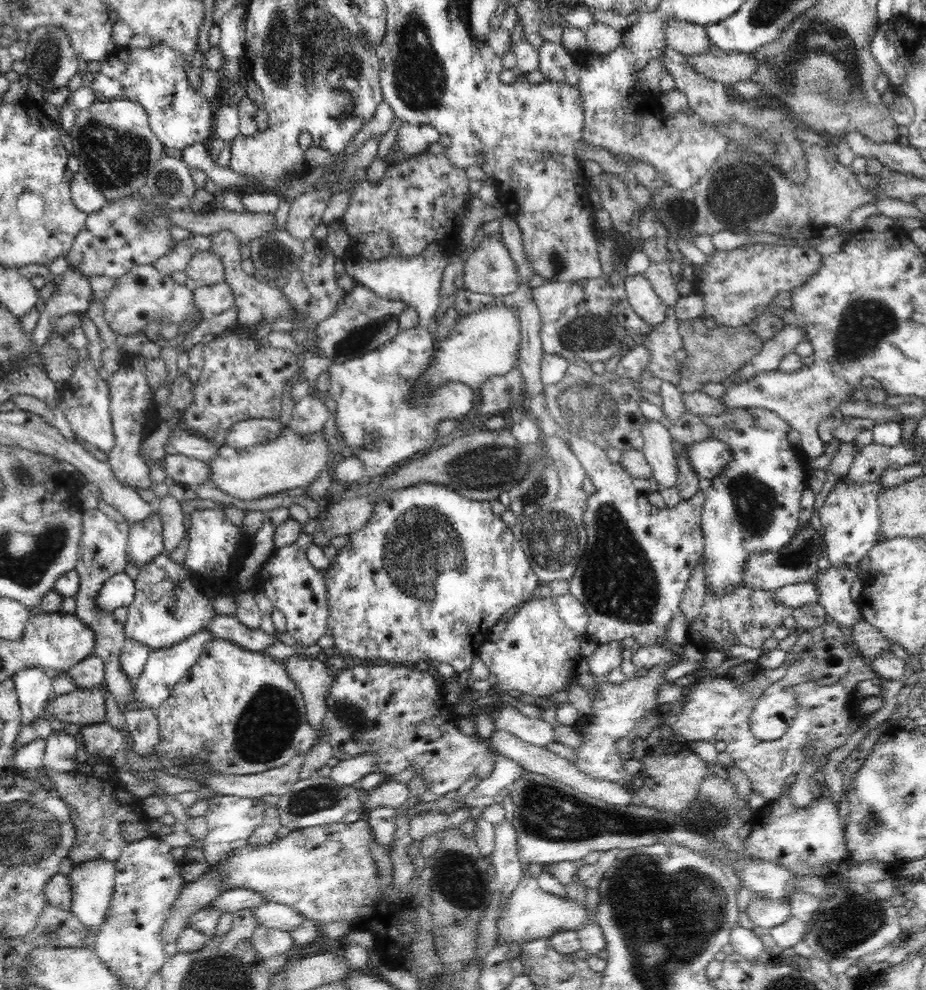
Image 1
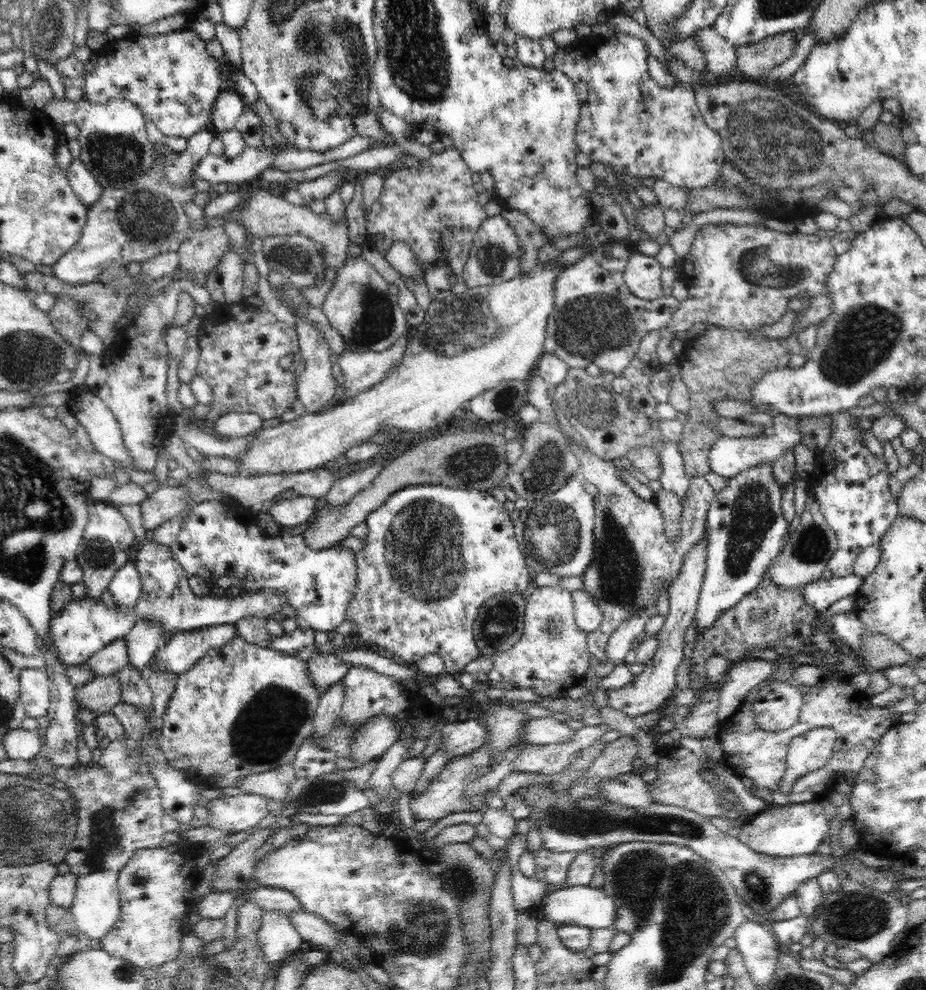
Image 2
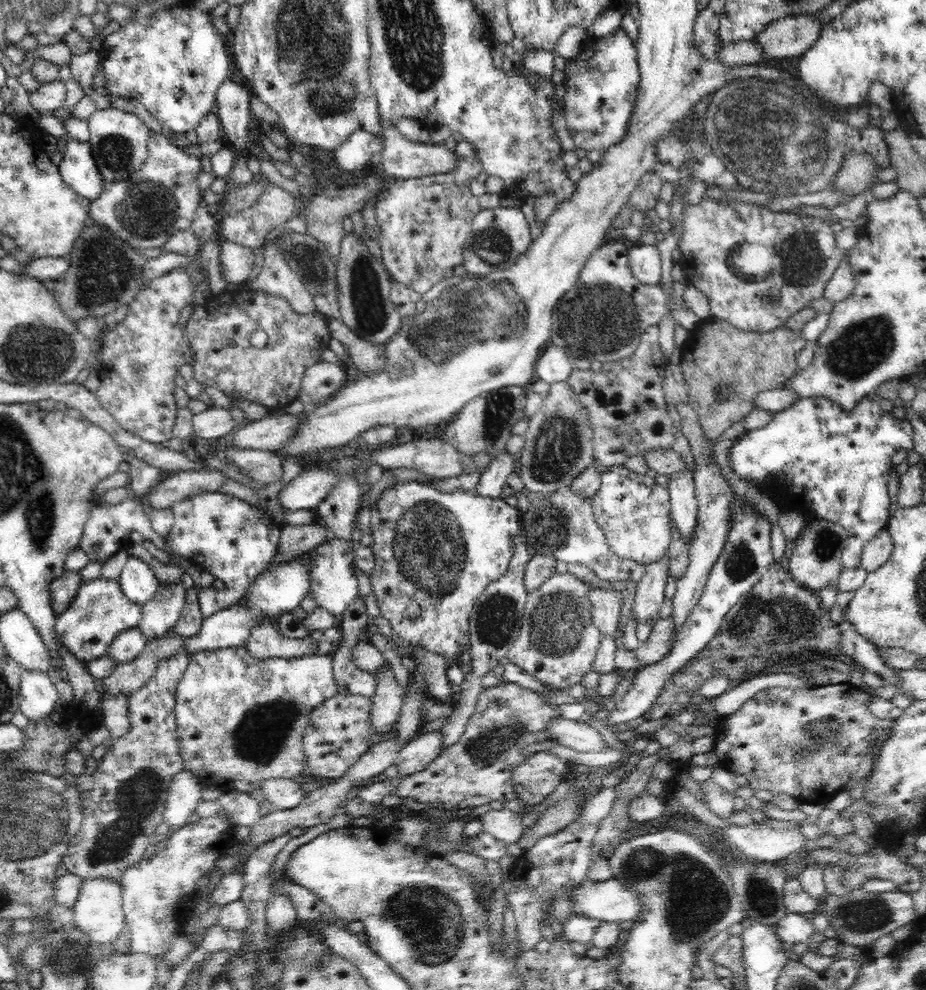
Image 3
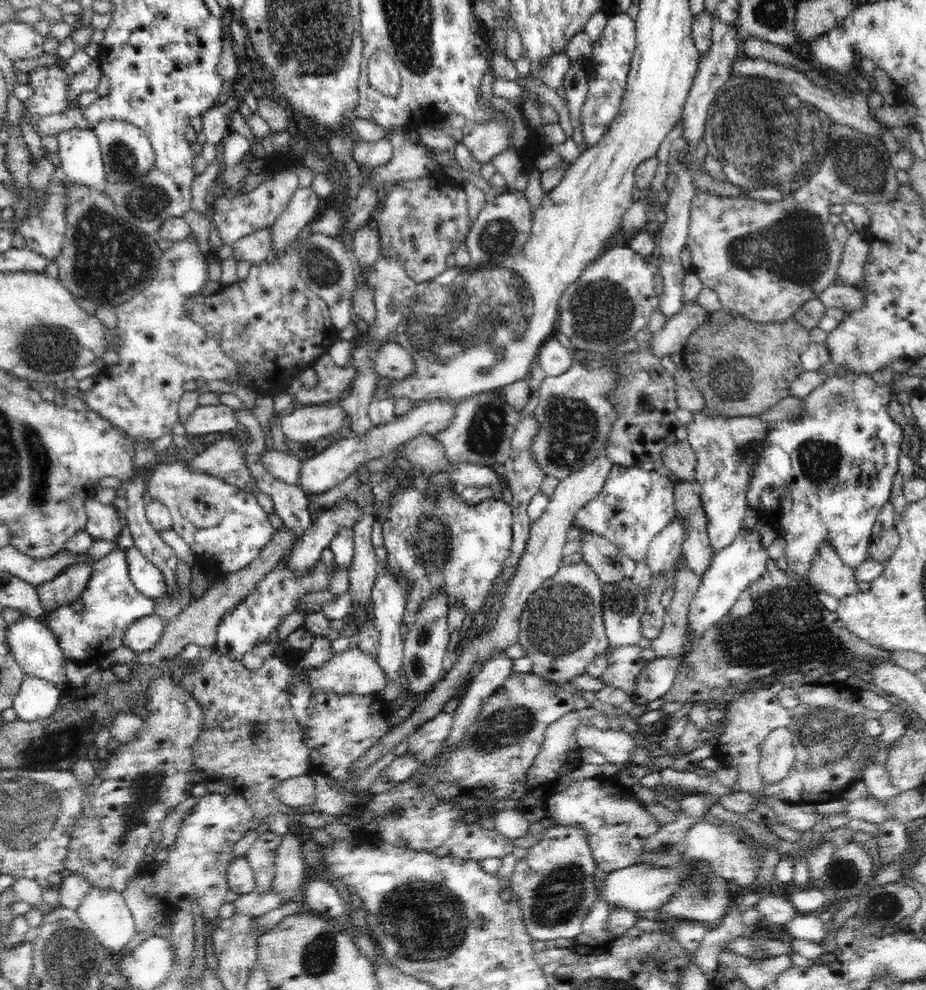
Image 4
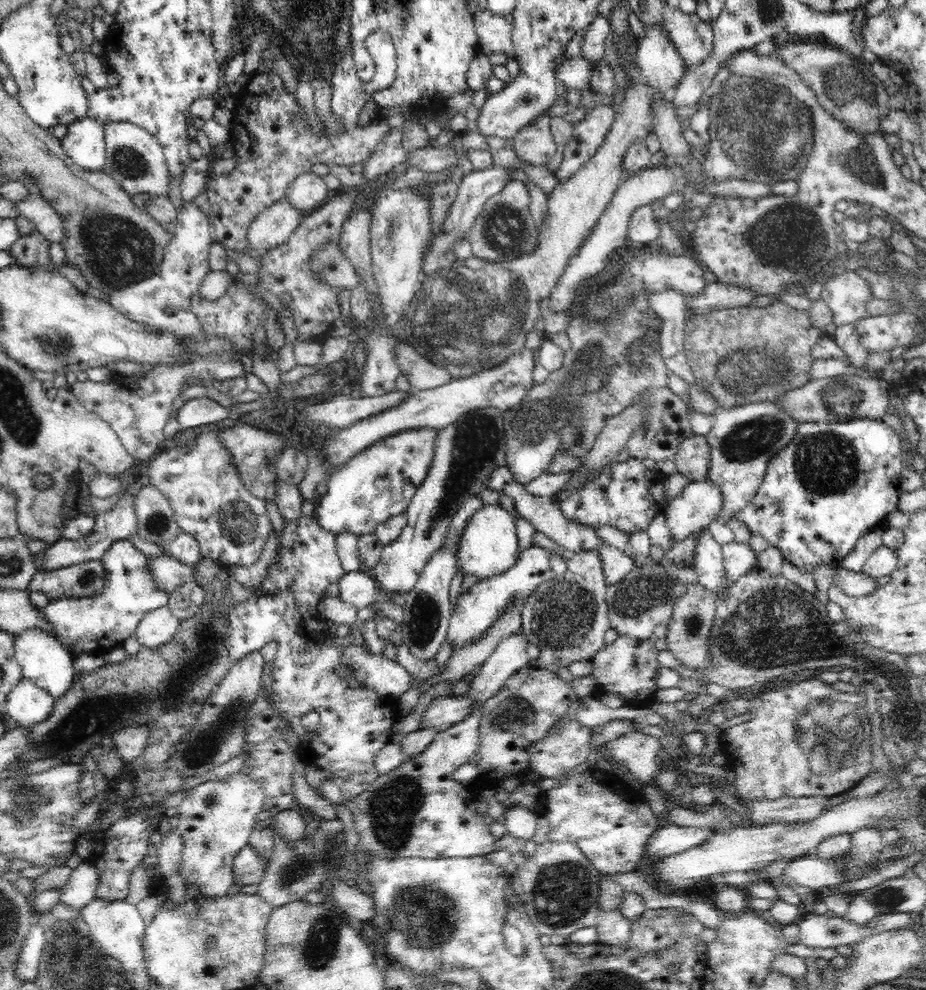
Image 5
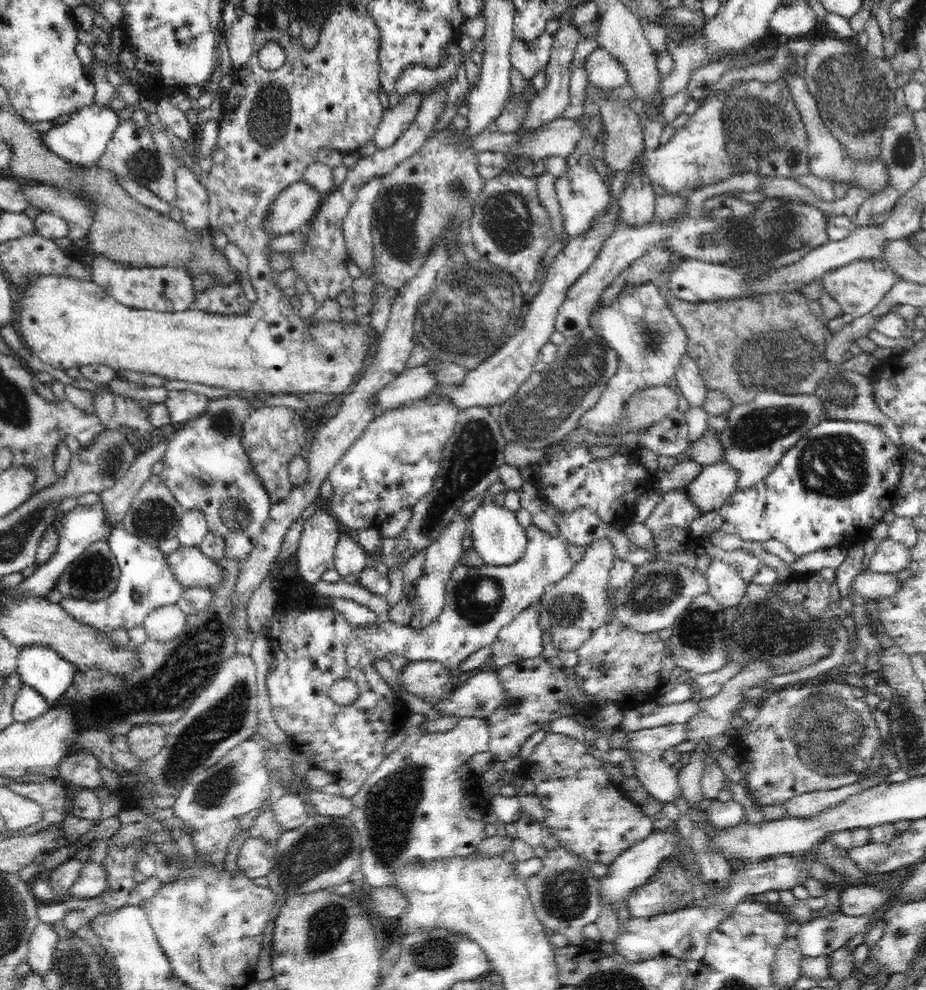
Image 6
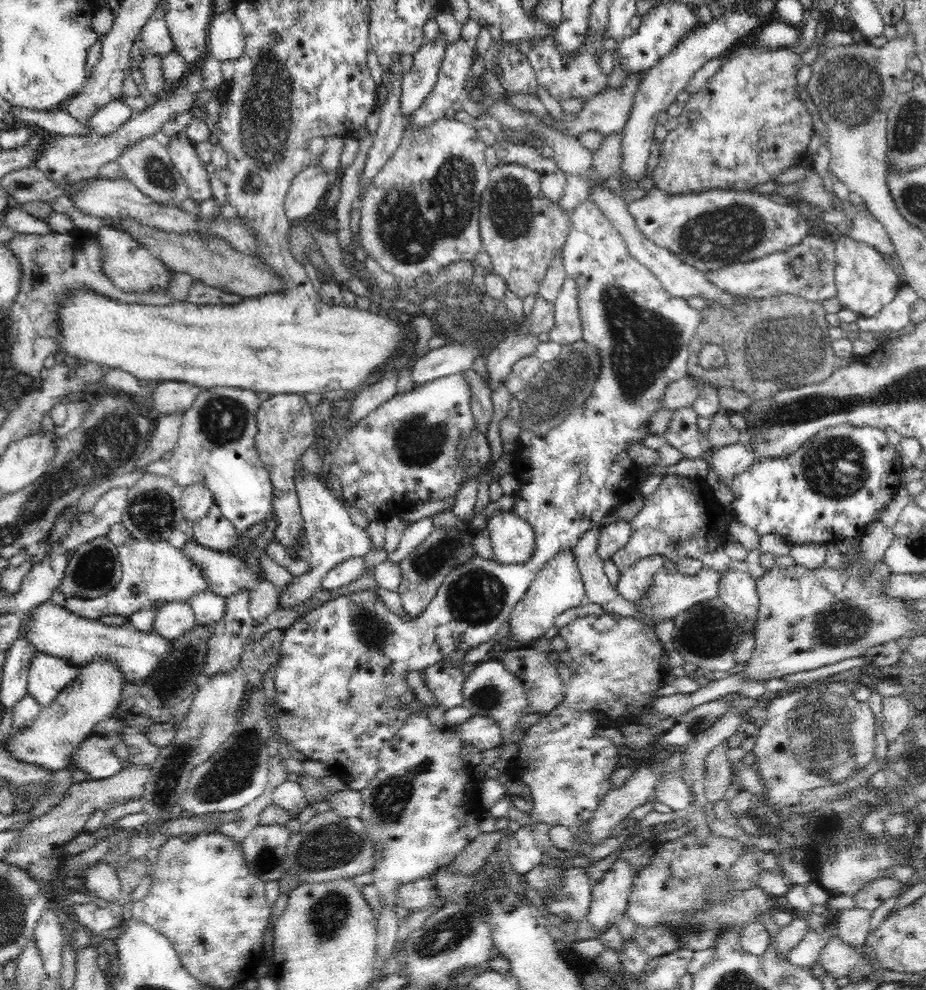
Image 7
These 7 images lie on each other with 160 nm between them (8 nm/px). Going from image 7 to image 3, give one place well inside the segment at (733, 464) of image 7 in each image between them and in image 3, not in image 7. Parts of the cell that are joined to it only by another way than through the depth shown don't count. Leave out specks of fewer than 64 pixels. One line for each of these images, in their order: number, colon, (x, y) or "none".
3: (649, 597)
4: (665, 548)
5: (698, 504)
6: (713, 486)

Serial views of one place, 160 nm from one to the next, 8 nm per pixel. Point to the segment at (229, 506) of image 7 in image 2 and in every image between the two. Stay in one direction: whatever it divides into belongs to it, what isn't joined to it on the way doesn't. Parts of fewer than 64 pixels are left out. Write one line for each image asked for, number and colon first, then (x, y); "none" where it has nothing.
2: (225, 546)
3: (234, 541)
4: (221, 522)
5: (209, 500)
6: (206, 467)

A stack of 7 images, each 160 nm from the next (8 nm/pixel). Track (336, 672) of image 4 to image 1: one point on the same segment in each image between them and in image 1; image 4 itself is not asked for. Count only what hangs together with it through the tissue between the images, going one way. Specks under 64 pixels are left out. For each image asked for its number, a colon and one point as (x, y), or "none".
1: (239, 711)
2: (242, 709)
3: (241, 720)

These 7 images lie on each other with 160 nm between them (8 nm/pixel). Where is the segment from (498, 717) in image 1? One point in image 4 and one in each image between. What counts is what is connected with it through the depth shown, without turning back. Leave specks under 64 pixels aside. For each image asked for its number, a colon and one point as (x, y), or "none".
2: (541, 731)
3: (580, 736)
4: (617, 746)

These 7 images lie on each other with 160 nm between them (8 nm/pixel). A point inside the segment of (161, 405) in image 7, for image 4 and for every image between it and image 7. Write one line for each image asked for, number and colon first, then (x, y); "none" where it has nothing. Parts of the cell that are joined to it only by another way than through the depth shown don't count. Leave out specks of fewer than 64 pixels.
4: (205, 419)
5: (198, 411)
6: (183, 405)

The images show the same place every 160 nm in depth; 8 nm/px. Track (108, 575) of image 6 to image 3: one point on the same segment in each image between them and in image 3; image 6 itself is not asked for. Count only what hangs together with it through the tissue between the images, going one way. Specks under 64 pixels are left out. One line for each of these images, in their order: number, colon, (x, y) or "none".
3: (62, 590)
4: (68, 585)
5: (77, 581)

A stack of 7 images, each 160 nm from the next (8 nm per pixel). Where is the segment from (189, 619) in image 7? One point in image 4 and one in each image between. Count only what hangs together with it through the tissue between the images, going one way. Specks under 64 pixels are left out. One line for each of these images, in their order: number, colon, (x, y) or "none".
4: (140, 636)
5: (157, 627)
6: (165, 623)

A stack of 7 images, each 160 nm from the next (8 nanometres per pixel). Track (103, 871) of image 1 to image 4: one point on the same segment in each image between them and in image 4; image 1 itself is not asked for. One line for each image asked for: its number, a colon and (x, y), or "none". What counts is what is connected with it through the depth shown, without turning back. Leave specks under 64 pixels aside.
2: (96, 907)
3: (98, 911)
4: (105, 912)

